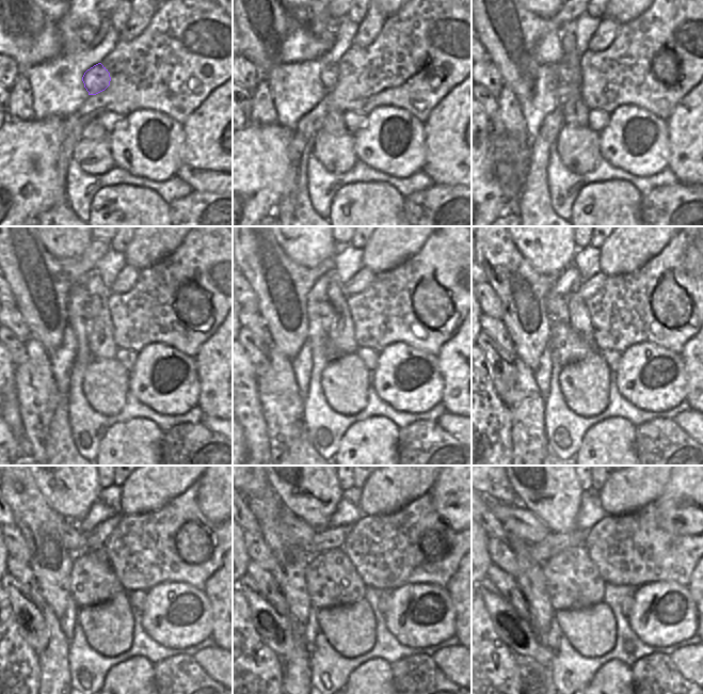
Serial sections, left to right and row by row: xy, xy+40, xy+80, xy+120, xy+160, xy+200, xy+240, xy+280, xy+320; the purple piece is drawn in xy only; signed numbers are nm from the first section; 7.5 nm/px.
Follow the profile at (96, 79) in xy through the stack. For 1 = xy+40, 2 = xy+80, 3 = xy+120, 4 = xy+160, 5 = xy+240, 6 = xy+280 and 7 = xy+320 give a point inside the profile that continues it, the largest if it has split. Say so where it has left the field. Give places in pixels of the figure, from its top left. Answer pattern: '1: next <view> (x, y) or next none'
1: next xy+40 (330, 76)
2: next xy+80 (562, 72)
3: next xy+120 (86, 309)
4: next xy+160 (322, 313)
5: next xy+240 (75, 541)
6: next xy+280 (301, 533)
7: next xy+320 (516, 519)

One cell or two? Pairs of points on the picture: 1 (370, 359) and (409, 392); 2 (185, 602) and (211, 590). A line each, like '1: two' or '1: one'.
1: two
2: two

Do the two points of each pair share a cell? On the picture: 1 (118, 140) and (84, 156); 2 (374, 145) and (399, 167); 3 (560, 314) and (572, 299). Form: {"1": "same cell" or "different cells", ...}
{"1": "different cells", "2": "same cell", "3": "different cells"}

